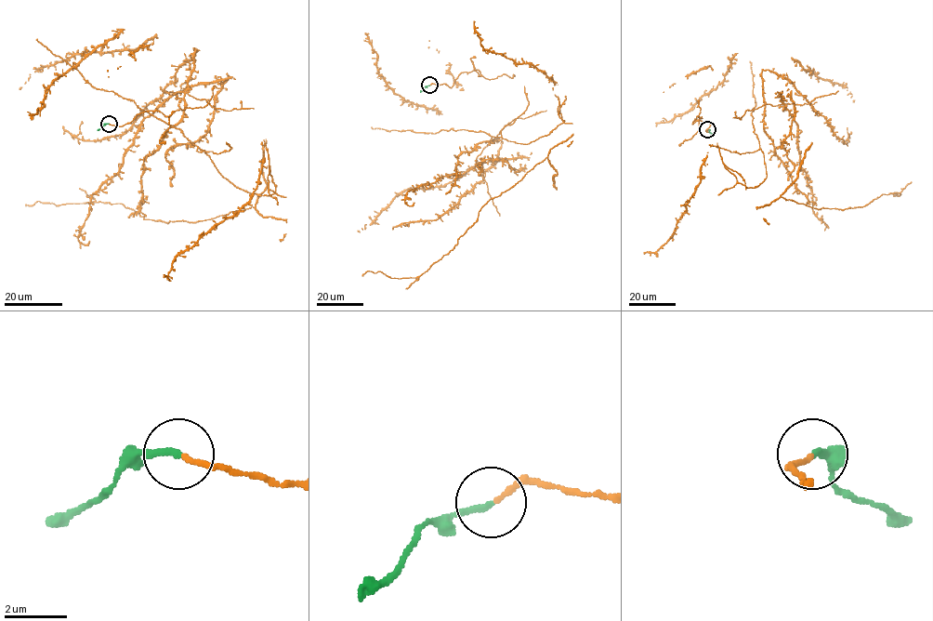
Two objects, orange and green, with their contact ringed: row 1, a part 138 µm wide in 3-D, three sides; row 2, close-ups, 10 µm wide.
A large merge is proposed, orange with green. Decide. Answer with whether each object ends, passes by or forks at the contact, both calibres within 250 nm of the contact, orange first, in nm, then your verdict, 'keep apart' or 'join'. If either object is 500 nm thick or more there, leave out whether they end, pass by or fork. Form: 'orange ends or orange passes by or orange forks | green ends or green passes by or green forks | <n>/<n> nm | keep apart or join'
orange ends | green ends | 150/200 nm | join

